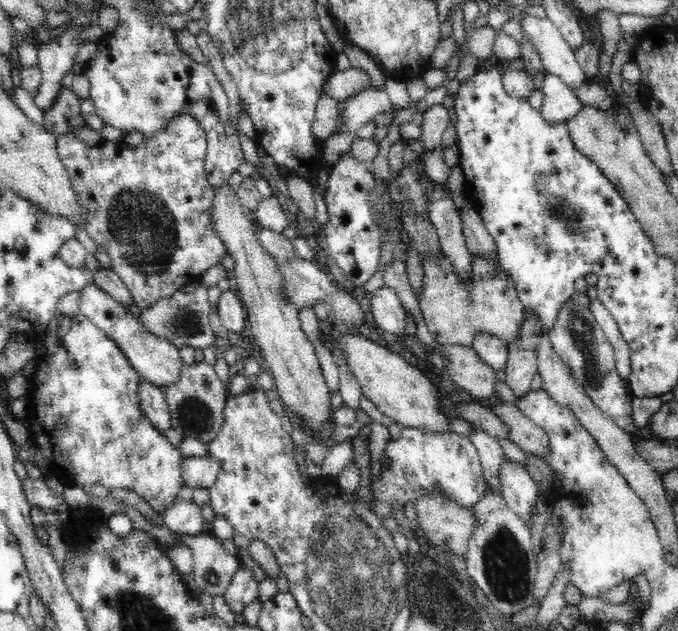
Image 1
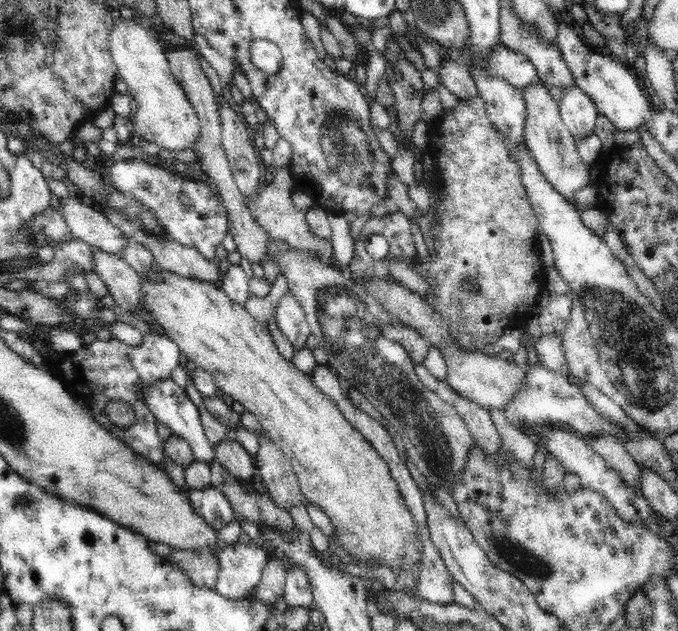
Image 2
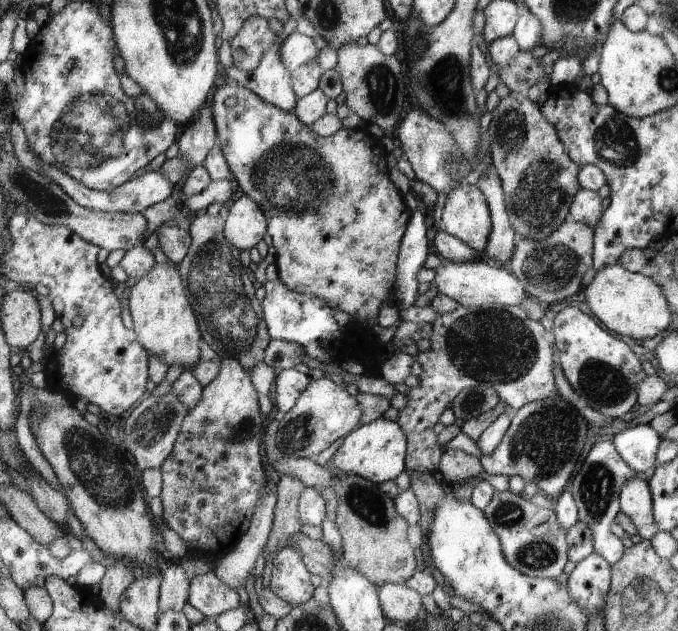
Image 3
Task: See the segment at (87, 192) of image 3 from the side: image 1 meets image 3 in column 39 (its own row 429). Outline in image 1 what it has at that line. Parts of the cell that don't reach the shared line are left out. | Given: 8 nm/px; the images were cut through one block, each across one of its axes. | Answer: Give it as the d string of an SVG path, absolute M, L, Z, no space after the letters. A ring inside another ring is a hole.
M142 381L138 385L138 405L144 417L158 430L171 427L171 414L166 403L166 394L162 387Z

